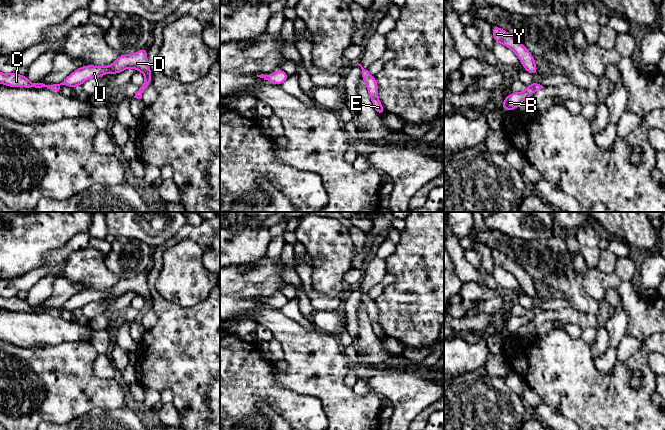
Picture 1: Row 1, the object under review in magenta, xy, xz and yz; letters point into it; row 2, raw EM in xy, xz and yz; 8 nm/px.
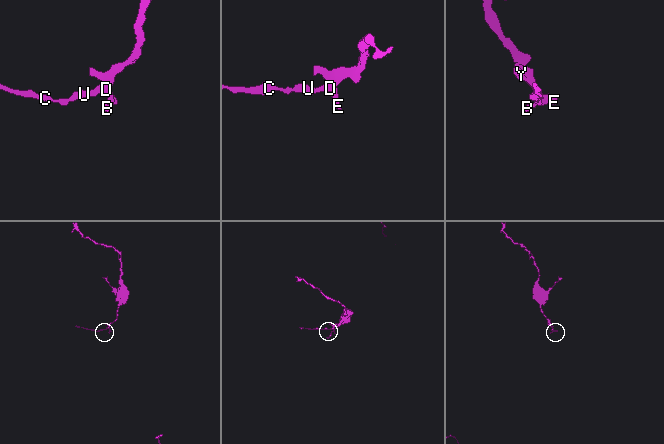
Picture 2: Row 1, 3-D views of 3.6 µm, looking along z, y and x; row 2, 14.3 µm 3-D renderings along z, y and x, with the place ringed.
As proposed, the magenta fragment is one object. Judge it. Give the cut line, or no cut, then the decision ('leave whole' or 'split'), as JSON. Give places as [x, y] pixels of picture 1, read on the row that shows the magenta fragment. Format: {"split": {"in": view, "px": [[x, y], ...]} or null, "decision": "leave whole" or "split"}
{"split": null, "decision": "leave whole"}

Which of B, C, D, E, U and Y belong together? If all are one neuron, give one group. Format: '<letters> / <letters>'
B C D E U Y

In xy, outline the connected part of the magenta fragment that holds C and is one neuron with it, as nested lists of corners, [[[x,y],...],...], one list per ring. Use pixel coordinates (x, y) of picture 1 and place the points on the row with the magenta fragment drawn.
[[[147,48],[140,49],[134,54],[123,54],[109,66],[94,66],[86,65],[80,67],[68,75],[60,84],[45,85],[43,83],[32,83],[26,75],[19,75],[17,72],[4,74],[0,72],[0,84],[9,87],[24,87],[24,88],[42,88],[47,87],[55,93],[61,92],[61,85],[66,85],[70,88],[81,86],[86,80],[91,78],[100,78],[103,75],[118,74],[127,68],[134,68],[145,76],[144,83],[139,86],[134,98],[141,99],[143,92],[152,82],[152,73],[147,58]]]

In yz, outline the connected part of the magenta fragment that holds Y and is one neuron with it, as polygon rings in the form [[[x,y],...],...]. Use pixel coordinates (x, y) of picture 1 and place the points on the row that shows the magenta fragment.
[[[492,26],[492,34],[495,42],[503,44],[515,53],[525,71],[533,75],[538,75],[534,57],[515,36],[507,33],[498,26]]]

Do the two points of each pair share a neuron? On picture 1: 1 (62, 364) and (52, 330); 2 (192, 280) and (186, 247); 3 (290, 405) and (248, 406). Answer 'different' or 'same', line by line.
1: different
2: same
3: same

